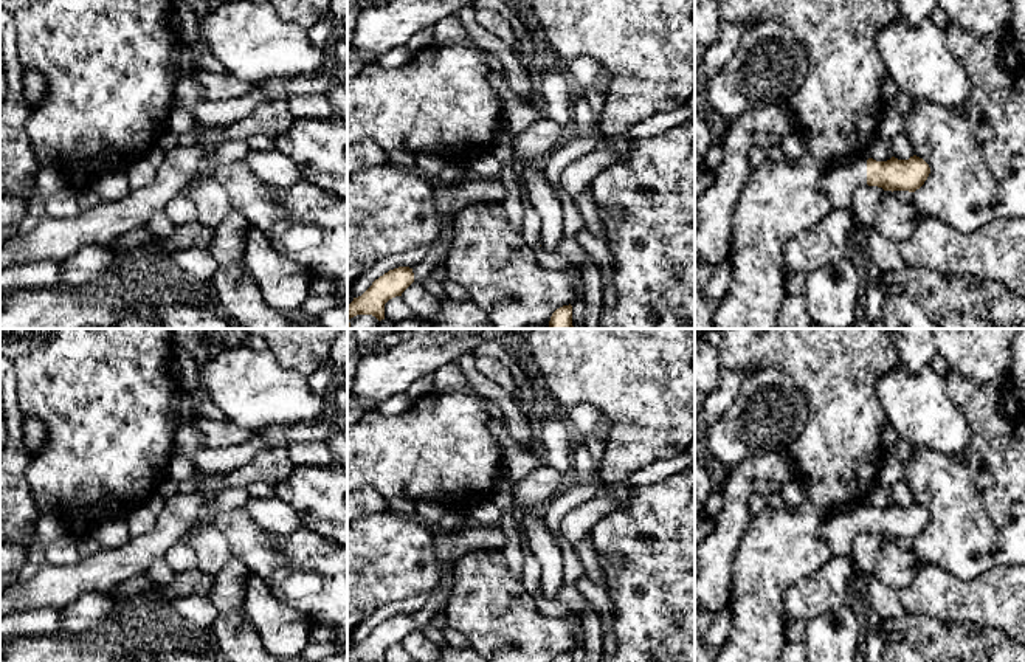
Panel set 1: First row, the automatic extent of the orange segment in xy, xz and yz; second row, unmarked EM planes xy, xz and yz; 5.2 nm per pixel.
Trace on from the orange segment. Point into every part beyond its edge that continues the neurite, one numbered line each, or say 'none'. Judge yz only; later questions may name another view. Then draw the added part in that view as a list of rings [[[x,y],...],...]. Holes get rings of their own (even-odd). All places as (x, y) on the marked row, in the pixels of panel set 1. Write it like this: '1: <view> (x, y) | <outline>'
1: yz (839, 185) | [[[859,160],[847,167],[842,169],[831,169],[825,172],[820,178],[820,191],[830,198],[831,208],[847,211],[853,217],[854,228],[861,228],[865,236],[865,248],[868,253],[870,260],[878,267],[881,273],[895,271],[906,267],[904,259],[899,253],[899,247],[896,242],[889,240],[882,234],[879,234],[875,226],[864,226],[858,222],[853,214],[853,195],[854,191],[861,186],[867,184],[867,160]]]

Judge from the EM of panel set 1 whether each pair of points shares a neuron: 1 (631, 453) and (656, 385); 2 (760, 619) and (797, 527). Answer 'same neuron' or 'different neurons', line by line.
1: same neuron
2: same neuron

